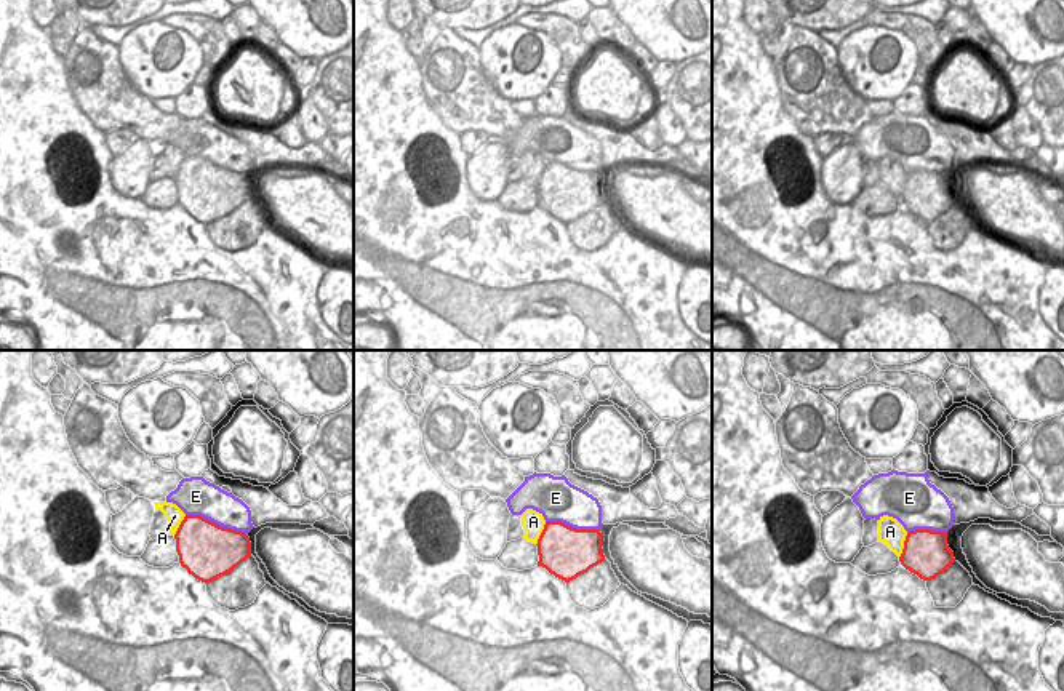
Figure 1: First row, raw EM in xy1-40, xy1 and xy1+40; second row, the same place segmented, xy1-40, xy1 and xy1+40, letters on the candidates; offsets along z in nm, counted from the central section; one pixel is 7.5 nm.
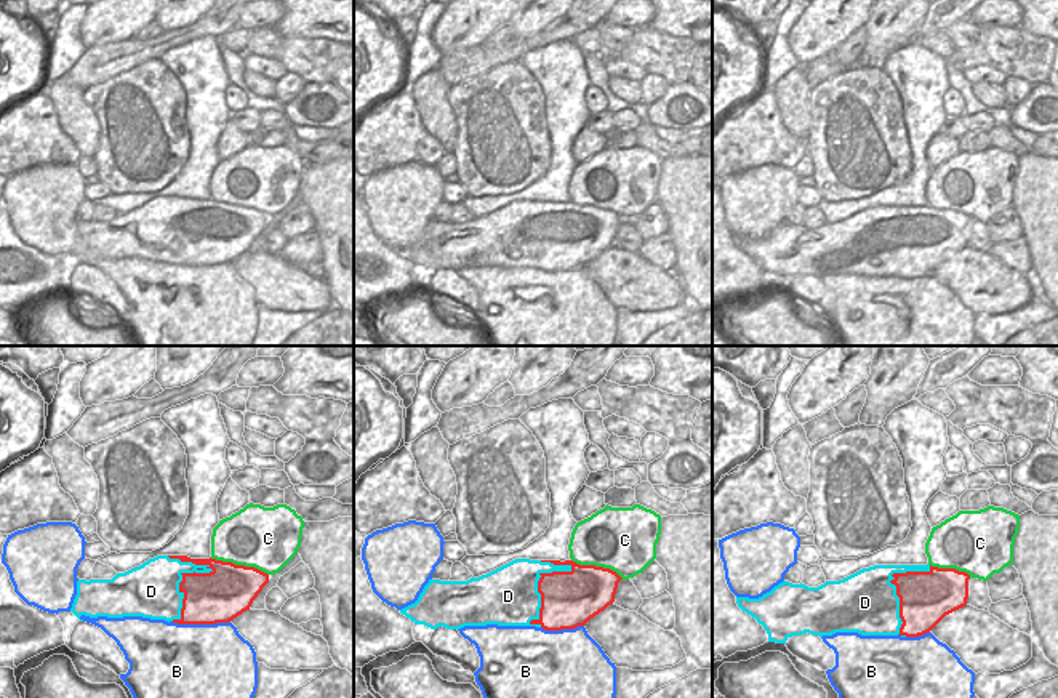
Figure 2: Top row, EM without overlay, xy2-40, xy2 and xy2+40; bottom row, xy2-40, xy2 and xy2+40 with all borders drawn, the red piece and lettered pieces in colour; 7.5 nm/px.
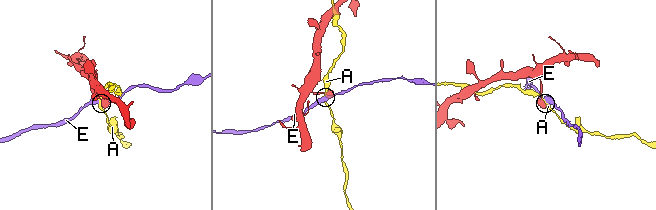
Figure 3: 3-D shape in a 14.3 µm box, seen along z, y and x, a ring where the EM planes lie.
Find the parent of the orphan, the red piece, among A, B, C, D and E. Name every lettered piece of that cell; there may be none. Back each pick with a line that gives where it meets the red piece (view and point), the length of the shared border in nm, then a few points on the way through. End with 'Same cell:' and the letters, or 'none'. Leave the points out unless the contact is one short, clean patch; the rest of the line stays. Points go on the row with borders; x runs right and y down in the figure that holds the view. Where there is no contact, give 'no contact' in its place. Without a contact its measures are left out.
C: contact xy2-40 (239, 565); length 460 nm
Same cell: C

